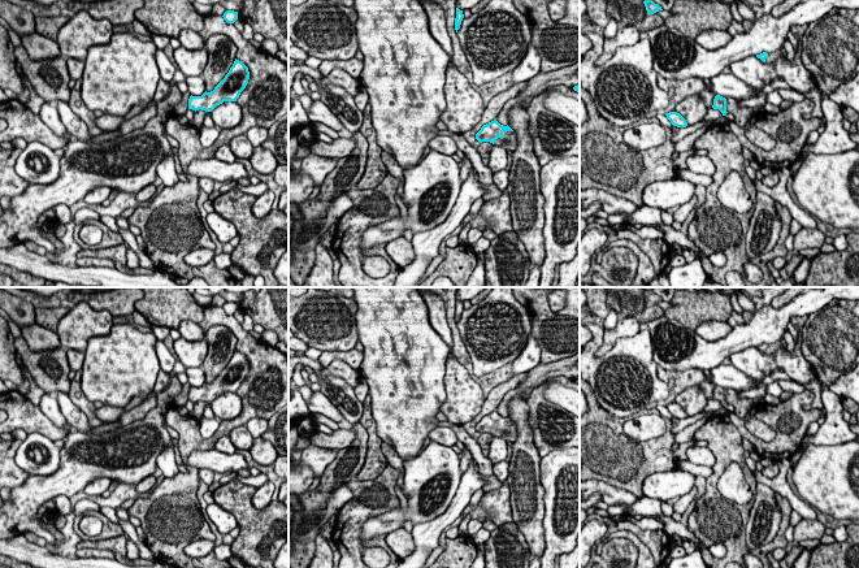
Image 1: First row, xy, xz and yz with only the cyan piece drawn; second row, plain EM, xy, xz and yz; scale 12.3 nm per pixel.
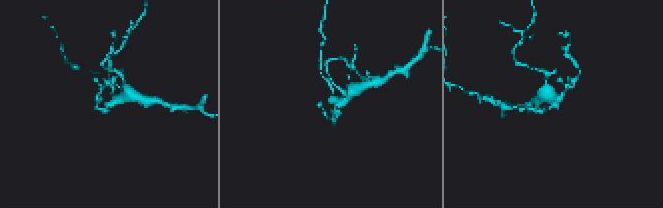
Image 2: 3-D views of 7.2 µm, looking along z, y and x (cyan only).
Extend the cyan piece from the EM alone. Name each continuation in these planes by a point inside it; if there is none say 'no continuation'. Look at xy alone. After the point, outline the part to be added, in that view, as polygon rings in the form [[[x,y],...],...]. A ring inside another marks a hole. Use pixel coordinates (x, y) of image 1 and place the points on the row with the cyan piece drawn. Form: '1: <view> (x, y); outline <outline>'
no continuation

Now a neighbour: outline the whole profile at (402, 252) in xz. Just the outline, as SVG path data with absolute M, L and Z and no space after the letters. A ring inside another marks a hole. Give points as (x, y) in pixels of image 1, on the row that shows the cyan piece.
M404 237L387 243L385 250L391 260L400 268L411 264L416 256L412 242L407 240Z

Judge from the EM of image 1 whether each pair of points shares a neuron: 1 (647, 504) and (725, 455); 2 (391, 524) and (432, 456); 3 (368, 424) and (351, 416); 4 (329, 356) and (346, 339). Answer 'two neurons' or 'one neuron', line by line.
1: two neurons
2: one neuron
3: two neurons
4: two neurons

